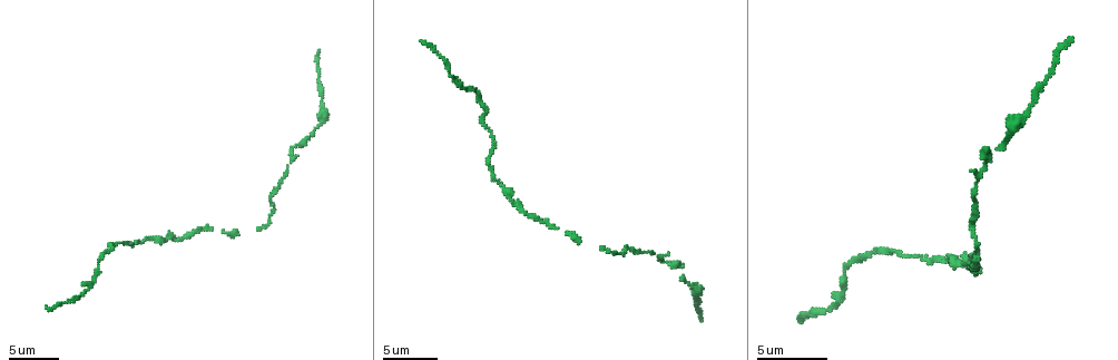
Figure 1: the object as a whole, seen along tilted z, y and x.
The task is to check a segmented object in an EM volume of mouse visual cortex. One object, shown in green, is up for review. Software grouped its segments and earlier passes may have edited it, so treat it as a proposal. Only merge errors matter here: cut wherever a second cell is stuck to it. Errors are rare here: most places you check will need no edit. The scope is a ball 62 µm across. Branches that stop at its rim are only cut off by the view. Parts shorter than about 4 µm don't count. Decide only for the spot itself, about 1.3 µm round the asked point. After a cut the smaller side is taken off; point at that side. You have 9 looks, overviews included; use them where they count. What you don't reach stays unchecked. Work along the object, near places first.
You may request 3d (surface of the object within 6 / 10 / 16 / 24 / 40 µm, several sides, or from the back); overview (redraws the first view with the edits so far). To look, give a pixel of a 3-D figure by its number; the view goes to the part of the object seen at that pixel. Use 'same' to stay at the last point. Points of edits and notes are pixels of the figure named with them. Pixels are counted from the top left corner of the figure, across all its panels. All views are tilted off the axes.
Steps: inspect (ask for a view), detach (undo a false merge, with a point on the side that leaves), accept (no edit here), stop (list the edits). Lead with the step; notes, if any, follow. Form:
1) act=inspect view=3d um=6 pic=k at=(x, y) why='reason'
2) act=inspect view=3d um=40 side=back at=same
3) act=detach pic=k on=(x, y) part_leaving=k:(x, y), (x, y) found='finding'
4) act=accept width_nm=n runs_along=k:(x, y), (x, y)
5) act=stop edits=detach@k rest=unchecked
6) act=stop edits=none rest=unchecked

act=inspect view=3d um=16 pic=1 at=(228, 232)

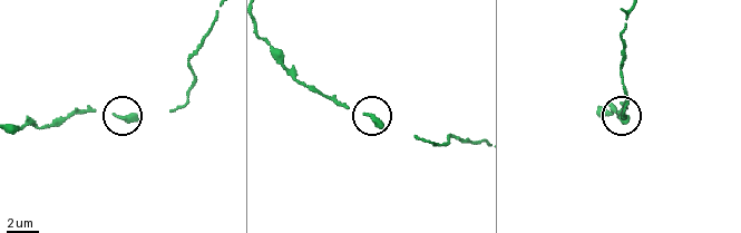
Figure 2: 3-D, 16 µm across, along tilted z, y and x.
act=inspect view=3d um=16 side=back pic=2 at=(366, 115)

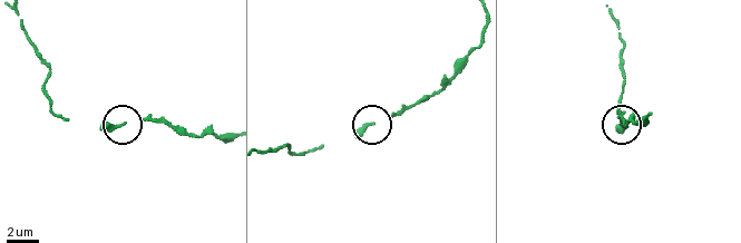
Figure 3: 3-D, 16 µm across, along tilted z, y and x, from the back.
act=accept side_arm_um=29 found='one cell here'

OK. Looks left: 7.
act=inspect view=3d um=6 pic=1 at=(154, 240) why='three-way junction'

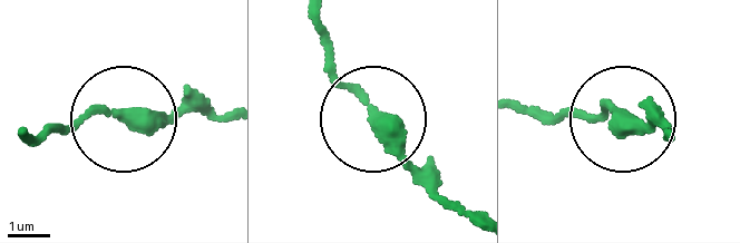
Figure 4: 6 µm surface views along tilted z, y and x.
act=inspect view=3d um=6 side=back pic=4 at=(623, 116)

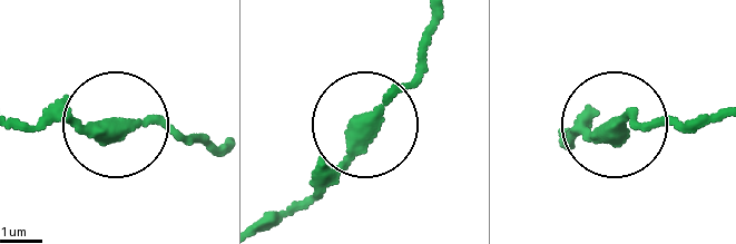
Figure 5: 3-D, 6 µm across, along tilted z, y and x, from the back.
act=accept arms=3 runs_along=5:(561, 137), (629, 122), (664, 126) found='all the same cell'

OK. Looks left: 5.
act=inspect view=3d um=10 pic=1 at=(268, 202) why='sudden change in width'

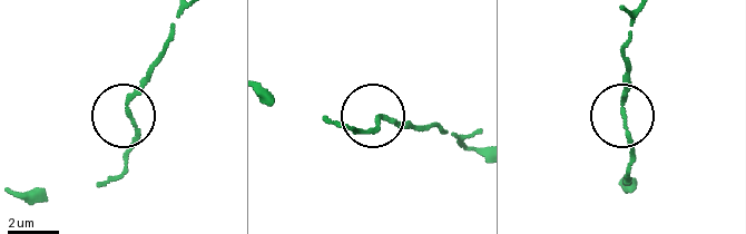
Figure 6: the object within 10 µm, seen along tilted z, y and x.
act=inspect view=3d um=10 side=back pic=6 at=(127, 112)

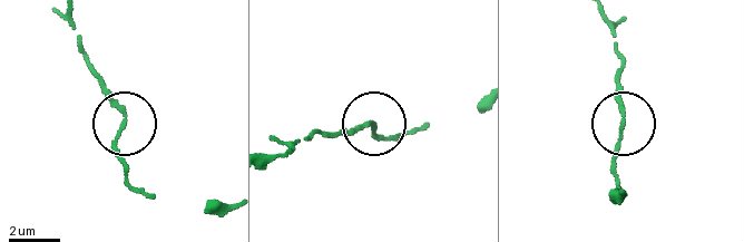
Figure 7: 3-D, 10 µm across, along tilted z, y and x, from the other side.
act=accept found='continuous, no second cell'

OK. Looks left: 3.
act=inspect view=3d um=10 pic=1 at=(483, 120) why='thick turns thin'

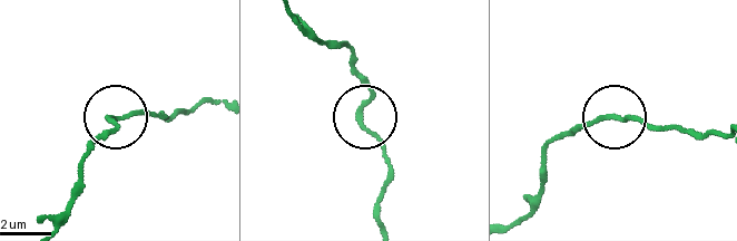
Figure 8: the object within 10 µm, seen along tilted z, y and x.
act=accept width_nm=180 runs_along=8:(720, 136), (607, 114), (549, 141) found='one cell here'

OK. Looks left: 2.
act=stop edits=none rest=unchecked

